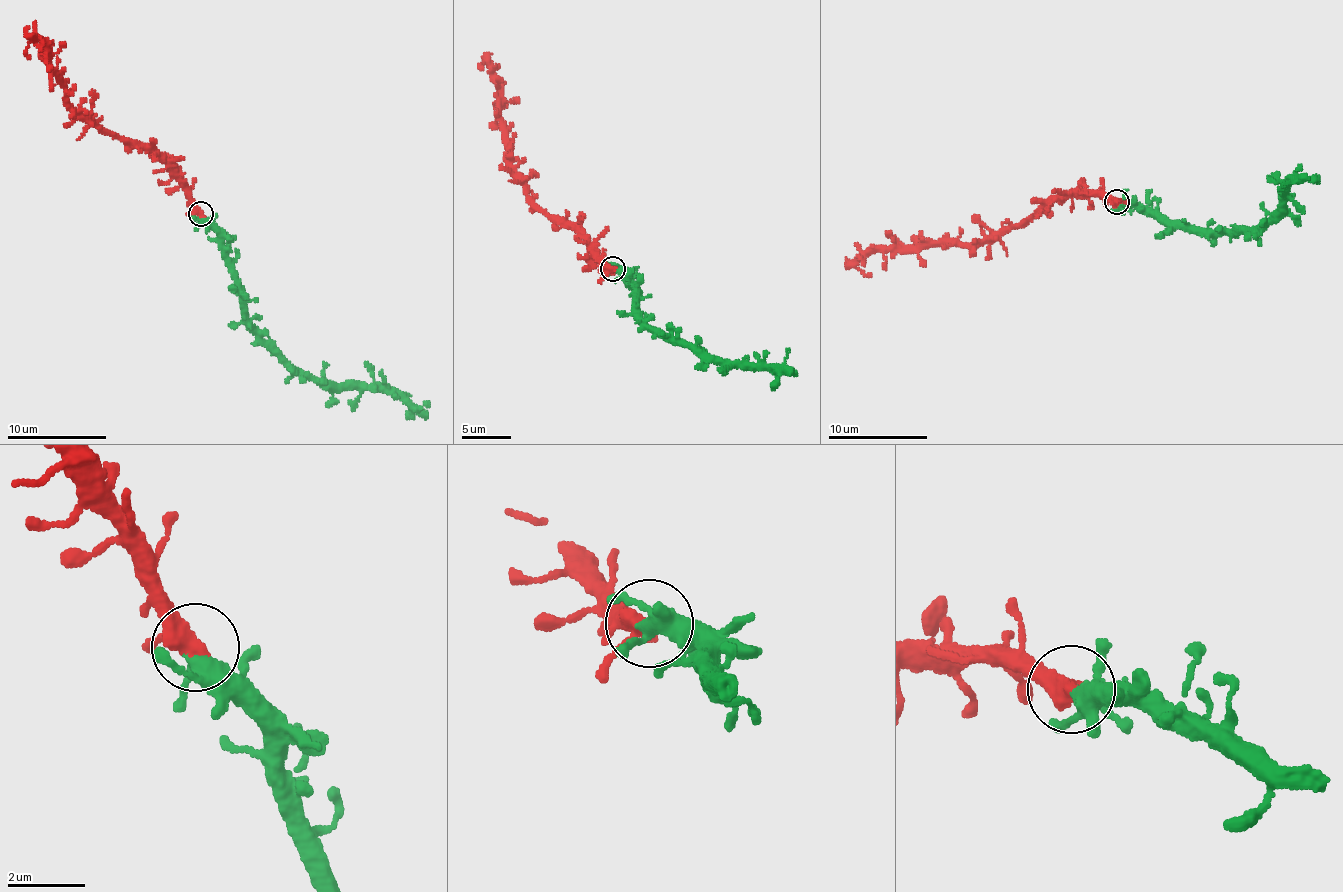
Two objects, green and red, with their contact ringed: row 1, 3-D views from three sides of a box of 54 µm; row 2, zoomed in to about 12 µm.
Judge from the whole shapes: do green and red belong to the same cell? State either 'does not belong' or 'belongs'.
belongs

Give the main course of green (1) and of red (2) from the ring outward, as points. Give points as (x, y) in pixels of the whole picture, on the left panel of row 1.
1: (200, 215), (217, 234), (253, 328), (292, 365), (338, 384), (389, 387), (426, 411), (424, 401)
2: (200, 215), (168, 163), (98, 125), (69, 103), (45, 42), (31, 41), (27, 51), (30, 59)

